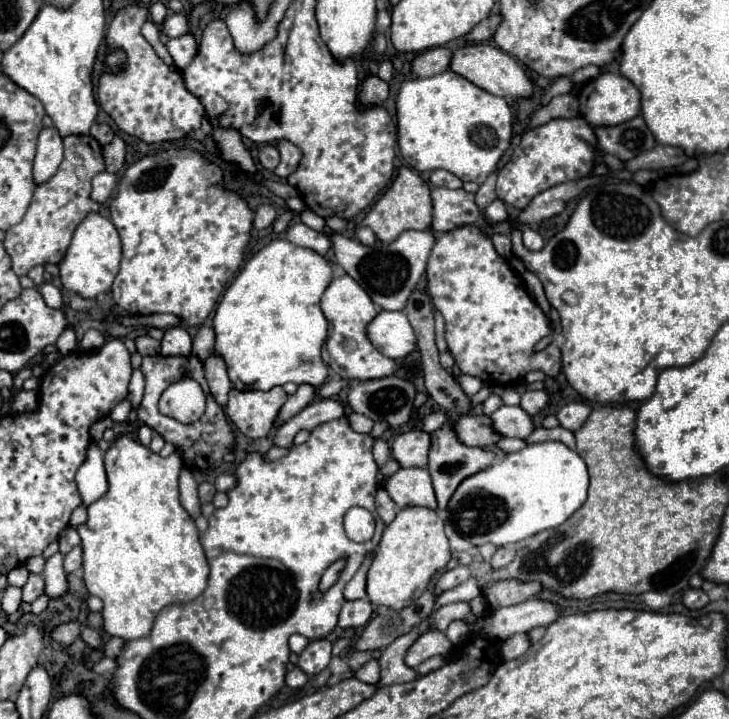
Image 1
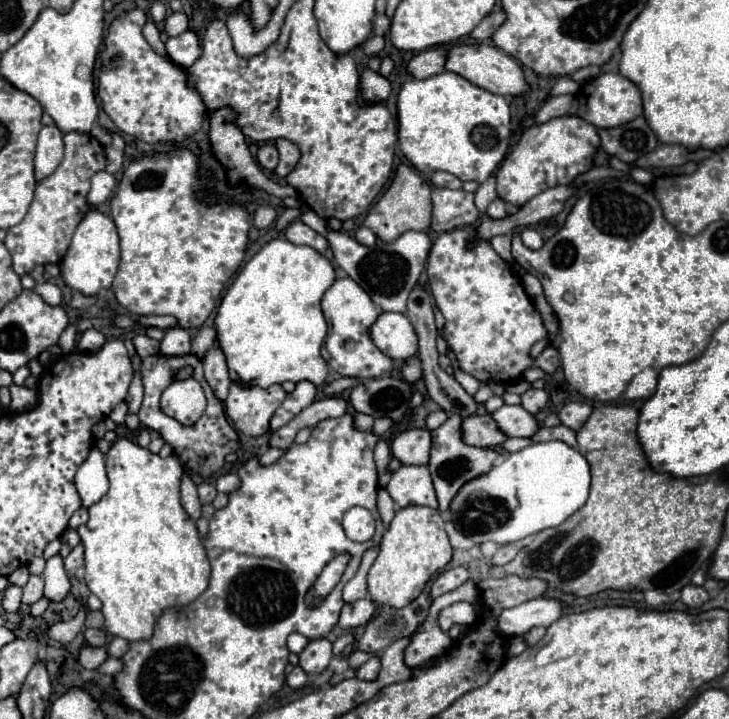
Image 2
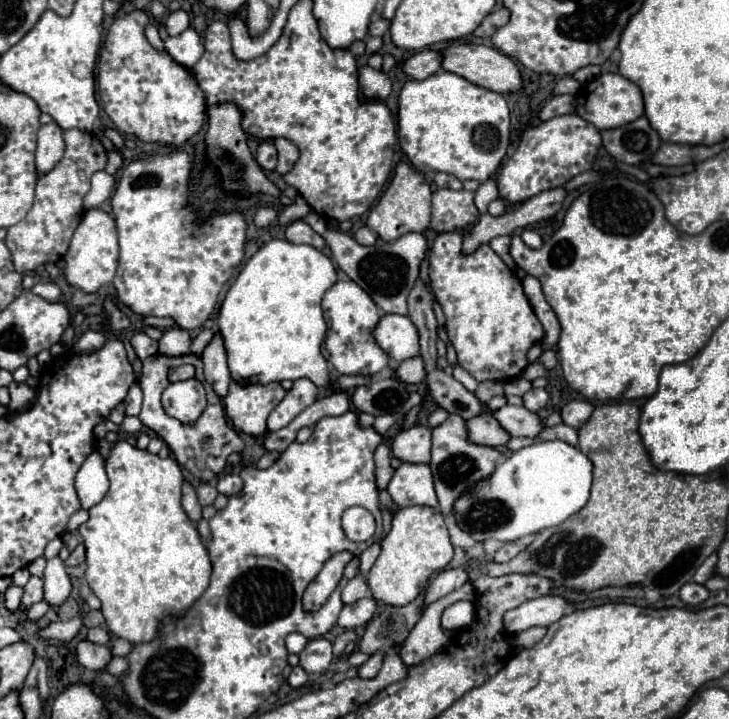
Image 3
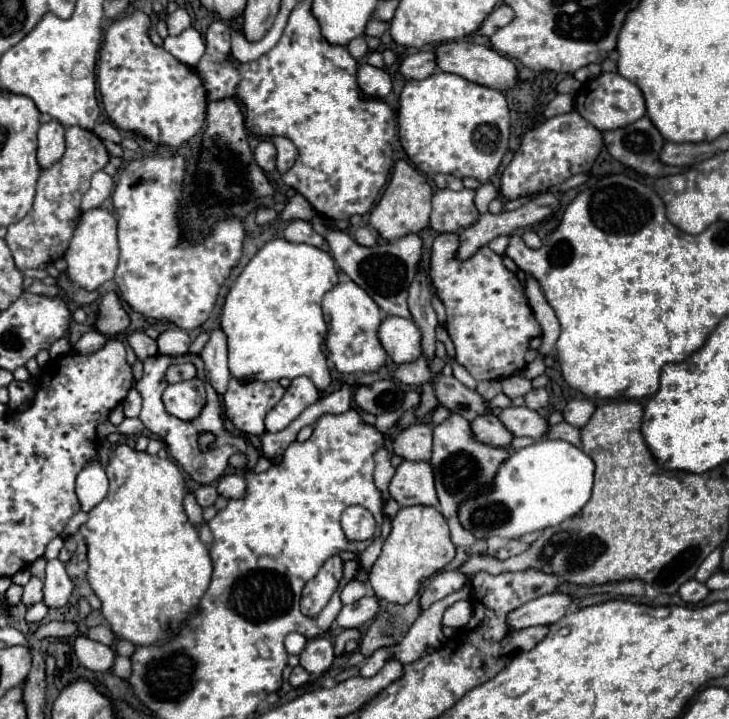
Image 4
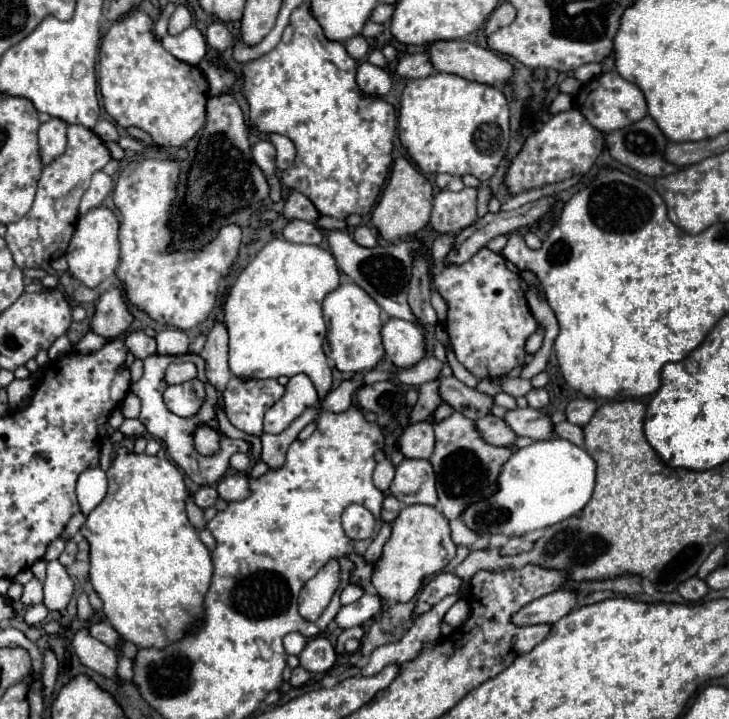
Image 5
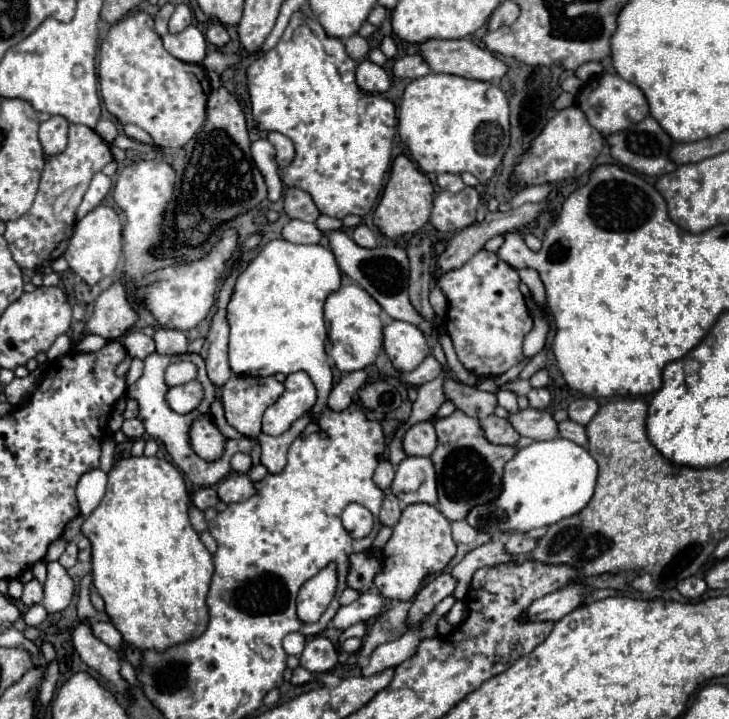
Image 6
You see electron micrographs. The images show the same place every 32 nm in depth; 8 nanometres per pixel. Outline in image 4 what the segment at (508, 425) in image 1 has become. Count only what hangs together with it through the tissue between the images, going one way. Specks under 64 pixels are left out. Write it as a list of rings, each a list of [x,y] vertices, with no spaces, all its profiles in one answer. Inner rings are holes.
[[[526,406],[504,408],[504,412],[500,414],[500,420],[514,436],[528,436],[534,440],[548,438],[548,430],[550,430],[548,420],[540,416],[536,410],[530,410]]]

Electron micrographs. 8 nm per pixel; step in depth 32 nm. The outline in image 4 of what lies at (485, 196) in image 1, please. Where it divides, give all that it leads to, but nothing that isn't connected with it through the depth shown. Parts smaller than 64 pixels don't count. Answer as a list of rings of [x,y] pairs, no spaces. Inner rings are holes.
[[[482,184],[476,190],[476,208],[478,208],[478,212],[480,214],[486,214],[488,212],[488,204],[494,198],[496,198],[496,188],[492,184]]]

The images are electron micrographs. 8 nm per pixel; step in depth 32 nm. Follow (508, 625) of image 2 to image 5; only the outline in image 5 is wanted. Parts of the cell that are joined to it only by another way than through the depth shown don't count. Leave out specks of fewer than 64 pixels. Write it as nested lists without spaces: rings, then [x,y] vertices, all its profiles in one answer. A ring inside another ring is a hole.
[[[556,590],[552,594],[546,594],[528,606],[524,606],[514,618],[514,624],[526,626],[526,624],[554,624],[562,616],[566,616],[578,602],[578,594],[574,590]]]

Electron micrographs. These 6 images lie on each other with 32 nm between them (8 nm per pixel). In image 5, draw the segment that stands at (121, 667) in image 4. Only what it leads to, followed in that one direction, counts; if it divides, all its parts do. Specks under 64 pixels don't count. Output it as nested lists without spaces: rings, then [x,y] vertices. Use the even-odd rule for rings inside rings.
[[[120,656],[118,659],[124,659],[118,660],[118,668],[117,668],[118,677],[121,680],[132,682],[132,678],[134,675],[132,661],[128,660],[128,658],[123,656]]]

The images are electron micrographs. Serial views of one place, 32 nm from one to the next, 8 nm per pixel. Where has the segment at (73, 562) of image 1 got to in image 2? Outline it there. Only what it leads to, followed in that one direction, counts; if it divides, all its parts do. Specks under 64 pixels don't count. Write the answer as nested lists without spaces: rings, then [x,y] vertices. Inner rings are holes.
[[[78,544],[68,554],[68,558],[64,558],[64,566],[66,566],[66,570],[74,570],[74,568],[80,568],[82,564],[84,564],[84,548],[82,548],[82,544]]]

